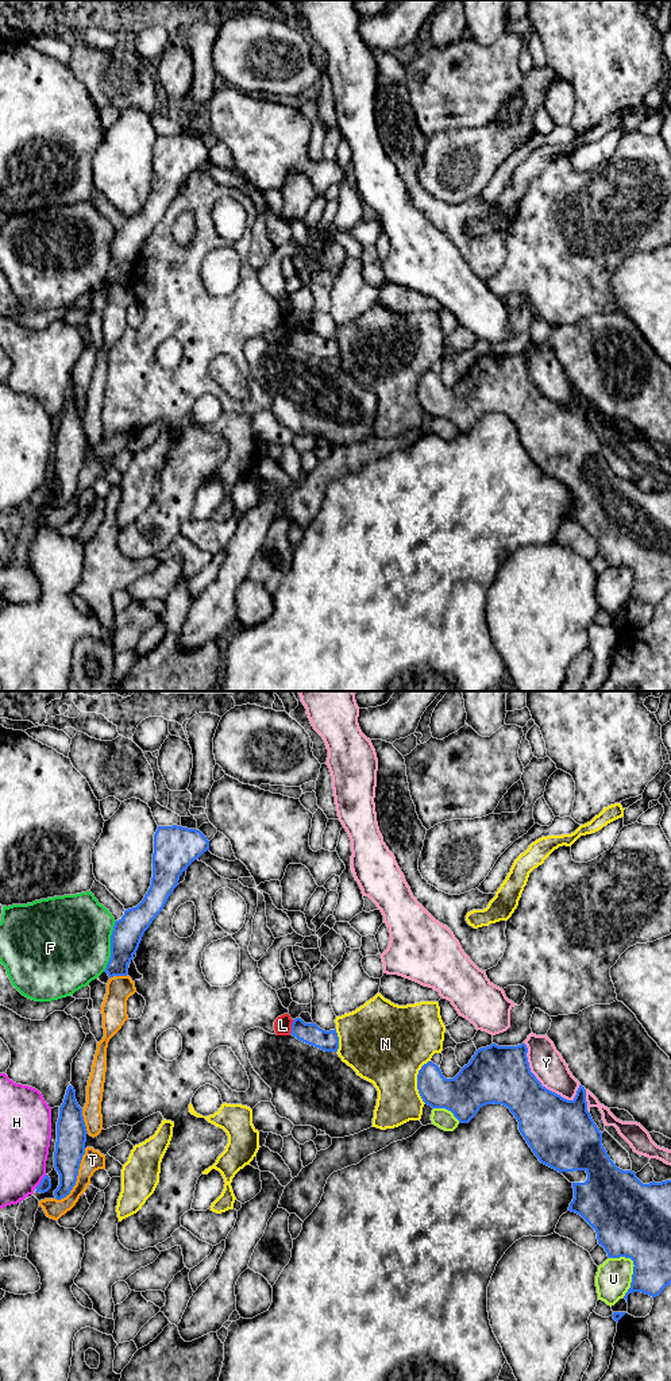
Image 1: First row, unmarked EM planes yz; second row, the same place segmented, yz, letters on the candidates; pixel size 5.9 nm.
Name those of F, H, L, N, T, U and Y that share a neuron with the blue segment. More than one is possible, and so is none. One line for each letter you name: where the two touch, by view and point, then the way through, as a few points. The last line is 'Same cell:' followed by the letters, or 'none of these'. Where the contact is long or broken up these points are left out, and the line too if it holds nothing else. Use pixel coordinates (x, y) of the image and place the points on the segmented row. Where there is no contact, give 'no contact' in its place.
Same cell: none of these

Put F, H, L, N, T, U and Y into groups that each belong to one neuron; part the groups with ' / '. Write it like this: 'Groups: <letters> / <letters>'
Groups: F / H / L / N / T / U / Y

